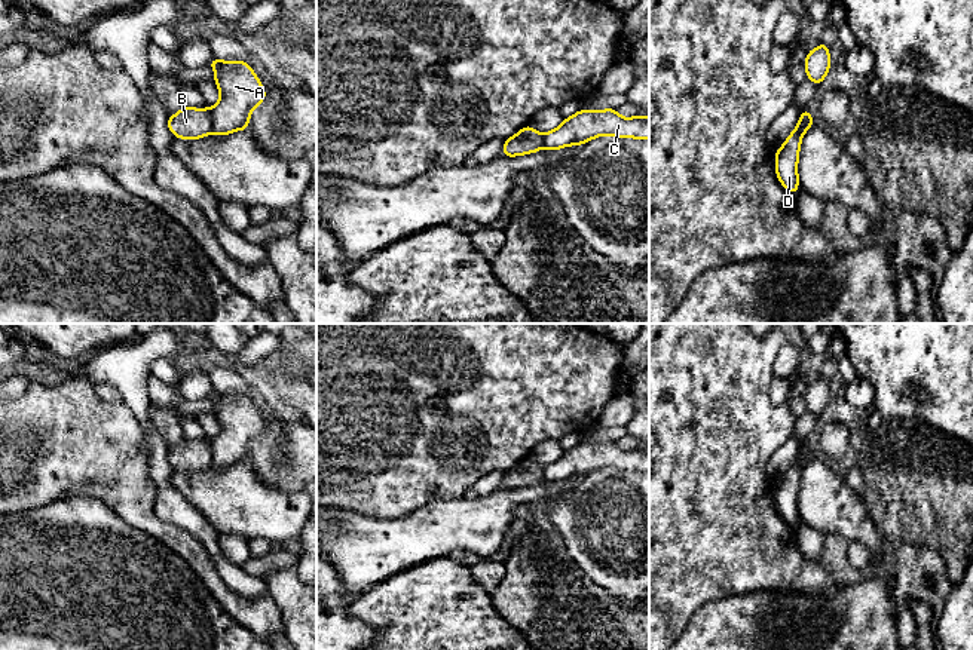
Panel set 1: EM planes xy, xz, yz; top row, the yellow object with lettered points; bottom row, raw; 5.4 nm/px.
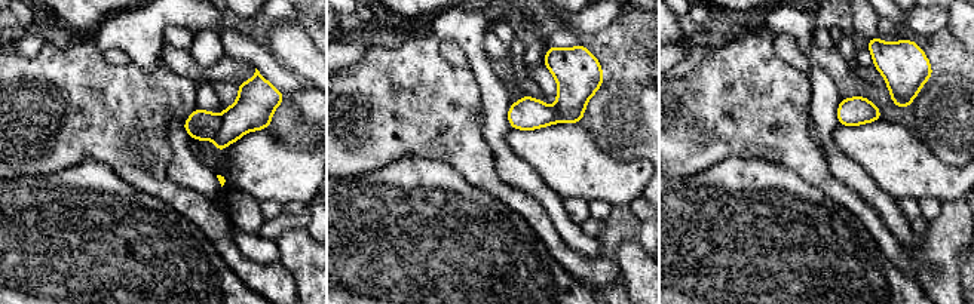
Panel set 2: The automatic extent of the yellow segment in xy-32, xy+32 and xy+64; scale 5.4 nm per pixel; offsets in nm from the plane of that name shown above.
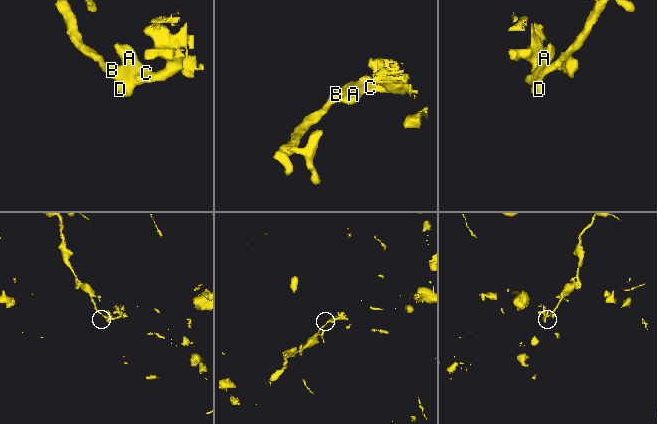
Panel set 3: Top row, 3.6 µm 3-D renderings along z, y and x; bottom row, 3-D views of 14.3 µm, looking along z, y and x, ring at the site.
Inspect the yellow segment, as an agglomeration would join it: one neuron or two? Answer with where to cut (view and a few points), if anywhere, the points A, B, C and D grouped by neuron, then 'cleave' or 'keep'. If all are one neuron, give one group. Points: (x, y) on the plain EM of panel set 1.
cut in xy along (208, 441), (211, 463); A C D / B; cleave

